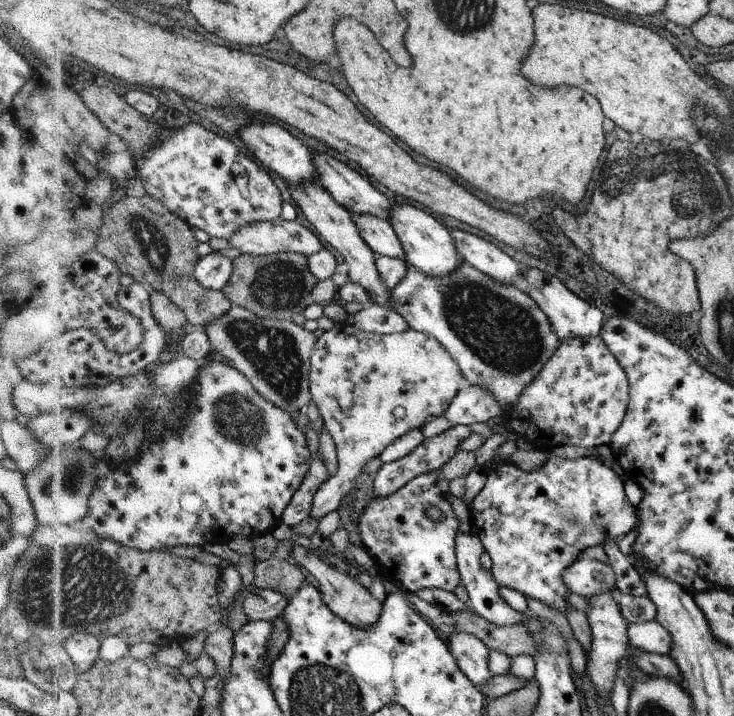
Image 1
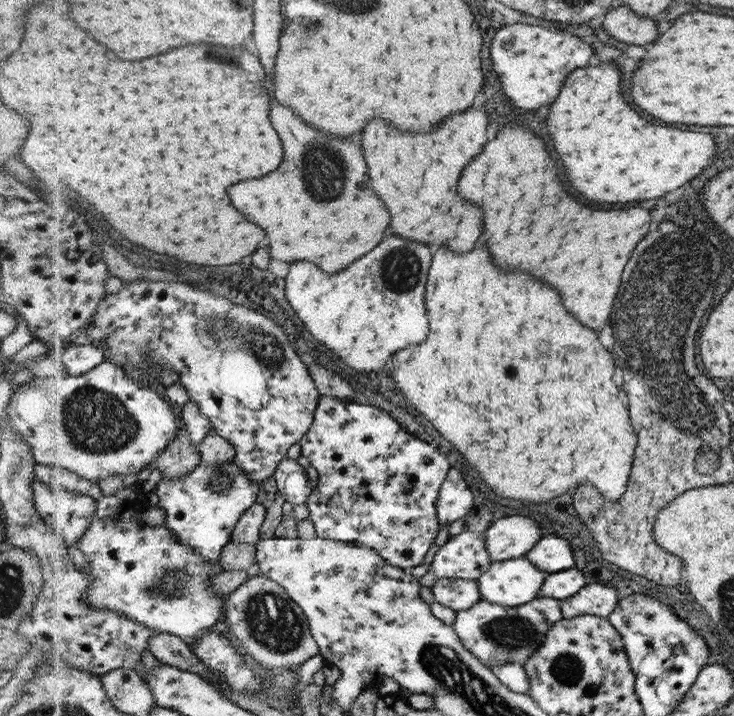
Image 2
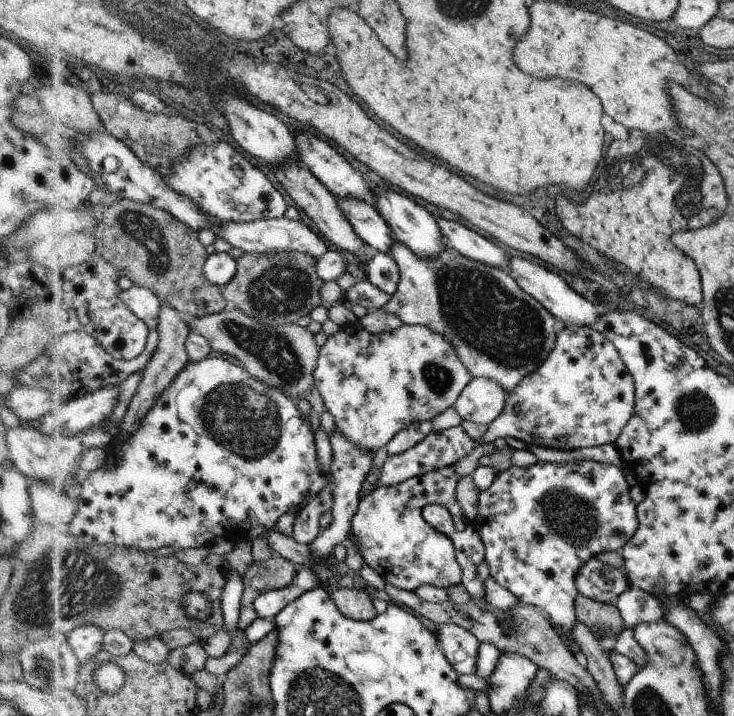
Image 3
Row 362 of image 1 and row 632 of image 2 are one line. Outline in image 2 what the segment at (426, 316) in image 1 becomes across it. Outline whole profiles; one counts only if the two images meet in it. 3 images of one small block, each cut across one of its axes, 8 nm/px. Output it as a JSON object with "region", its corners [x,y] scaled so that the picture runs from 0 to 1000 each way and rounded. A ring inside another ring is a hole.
{"region":[[[733,834],[722,842],[702,848],[670,844],[662,837],[655,837],[638,852],[623,853],[614,873],[625,884],[631,899],[642,906],[659,929],[670,933],[678,926],[717,926],[719,919],[738,904],[745,880],[766,863],[767,853],[762,837],[752,834]]]}

